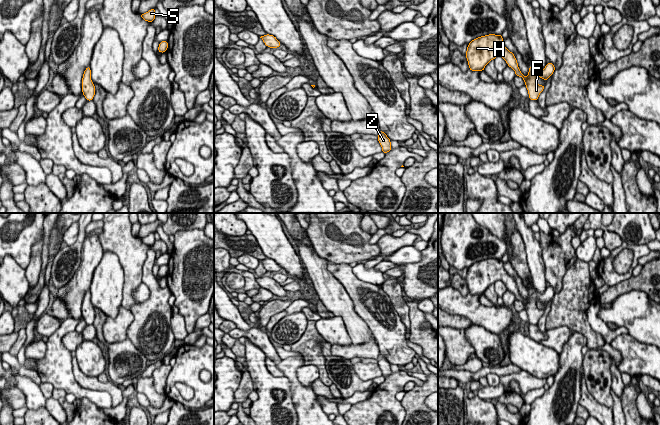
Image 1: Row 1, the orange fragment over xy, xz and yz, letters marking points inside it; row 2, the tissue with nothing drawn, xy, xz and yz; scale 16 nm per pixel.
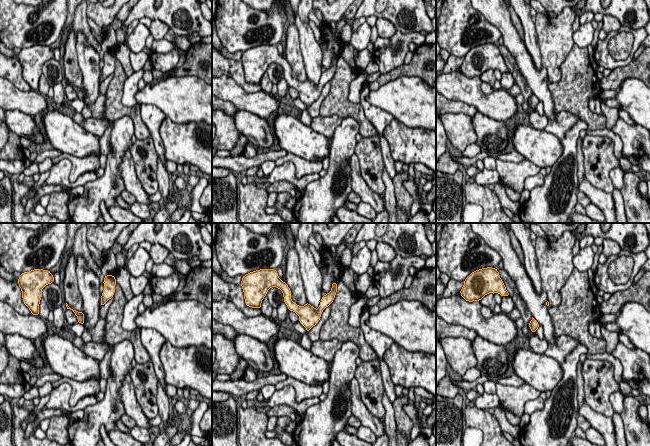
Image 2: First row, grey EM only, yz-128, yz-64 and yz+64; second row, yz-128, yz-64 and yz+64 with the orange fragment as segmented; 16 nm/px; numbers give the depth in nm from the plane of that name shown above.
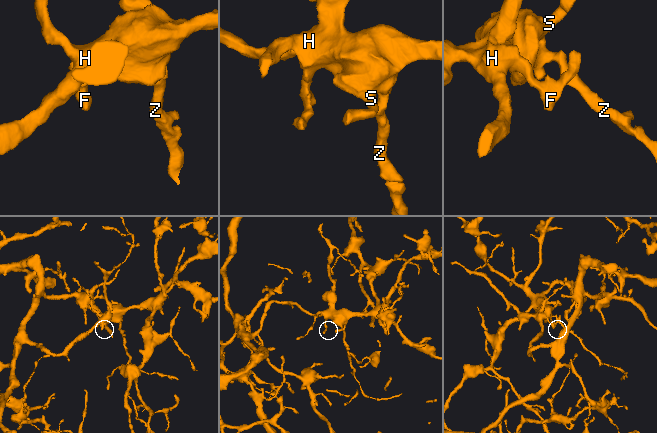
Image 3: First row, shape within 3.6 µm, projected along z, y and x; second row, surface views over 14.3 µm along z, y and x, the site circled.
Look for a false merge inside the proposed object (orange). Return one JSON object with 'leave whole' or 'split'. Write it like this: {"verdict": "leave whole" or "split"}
{"verdict": "leave whole"}

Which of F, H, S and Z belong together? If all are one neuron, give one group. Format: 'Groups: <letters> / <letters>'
Groups: F H S Z

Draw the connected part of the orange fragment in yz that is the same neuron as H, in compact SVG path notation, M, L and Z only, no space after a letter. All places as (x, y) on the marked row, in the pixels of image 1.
M489 34L475 38L468 44L465 55L471 71L484 71L485 66L491 60L498 56L502 57L507 65L515 71L515 75L523 78L529 99L534 101L537 101L545 88L537 83L537 77L547 81L555 71L555 66L551 62L547 63L543 70L532 65L525 77L518 67L516 57L505 47L502 35Z

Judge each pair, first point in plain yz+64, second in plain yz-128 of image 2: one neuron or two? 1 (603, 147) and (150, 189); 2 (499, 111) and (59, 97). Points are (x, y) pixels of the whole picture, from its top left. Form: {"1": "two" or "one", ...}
{"1": "one", "2": "two"}

